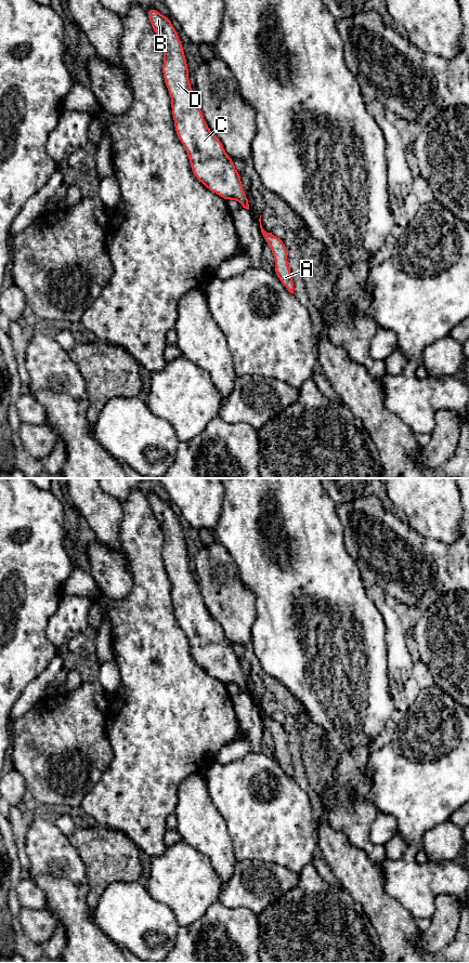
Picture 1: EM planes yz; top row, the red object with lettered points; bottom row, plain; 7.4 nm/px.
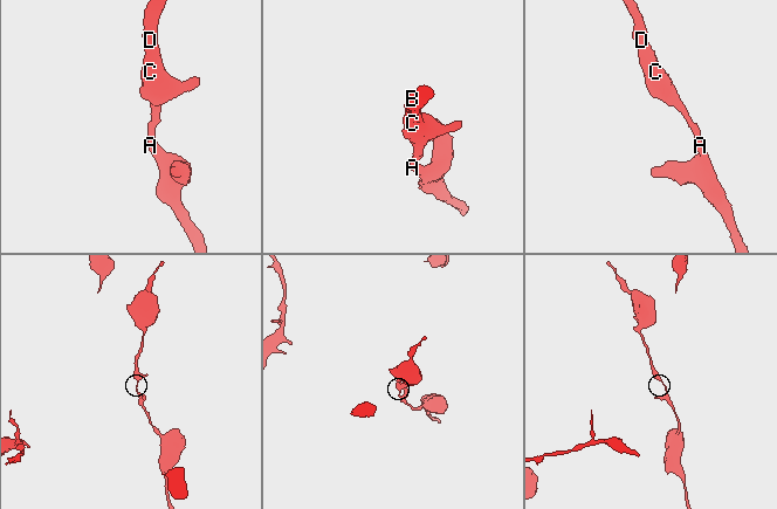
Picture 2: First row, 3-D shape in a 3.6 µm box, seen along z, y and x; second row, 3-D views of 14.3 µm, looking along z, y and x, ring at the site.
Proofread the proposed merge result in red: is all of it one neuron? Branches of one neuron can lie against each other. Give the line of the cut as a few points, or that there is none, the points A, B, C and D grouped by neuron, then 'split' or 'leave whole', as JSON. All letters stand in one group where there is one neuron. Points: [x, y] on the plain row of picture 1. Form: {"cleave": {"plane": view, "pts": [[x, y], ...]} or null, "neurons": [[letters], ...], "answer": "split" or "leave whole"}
{"cleave": null, "neurons": [["A", "B", "C", "D"]], "answer": "leave whole"}

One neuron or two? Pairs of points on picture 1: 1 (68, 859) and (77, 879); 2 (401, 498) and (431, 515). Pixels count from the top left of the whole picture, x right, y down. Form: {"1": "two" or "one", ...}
{"1": "one", "2": "one"}

